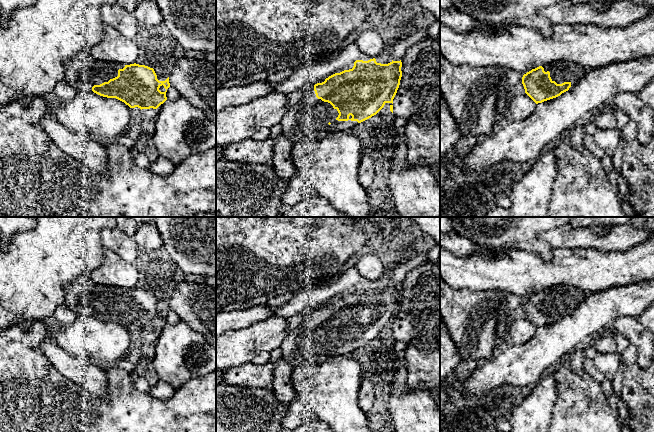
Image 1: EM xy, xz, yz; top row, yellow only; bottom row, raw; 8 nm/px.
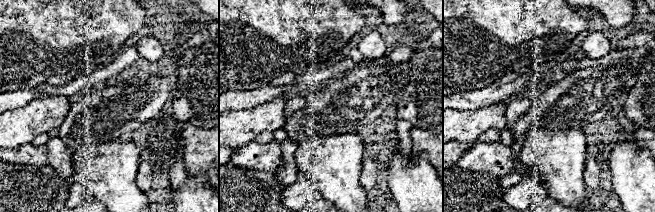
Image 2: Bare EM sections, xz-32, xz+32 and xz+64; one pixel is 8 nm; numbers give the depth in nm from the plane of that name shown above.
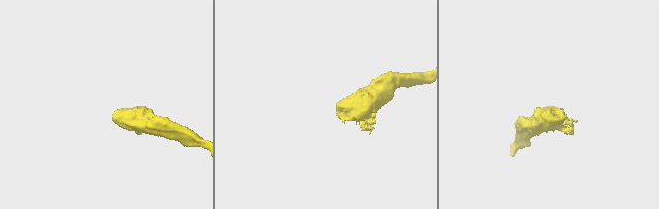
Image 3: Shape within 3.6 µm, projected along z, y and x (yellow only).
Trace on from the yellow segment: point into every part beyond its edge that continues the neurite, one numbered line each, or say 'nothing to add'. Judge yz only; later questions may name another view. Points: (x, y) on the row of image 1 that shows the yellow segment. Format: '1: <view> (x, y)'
1: yz (560, 72)

